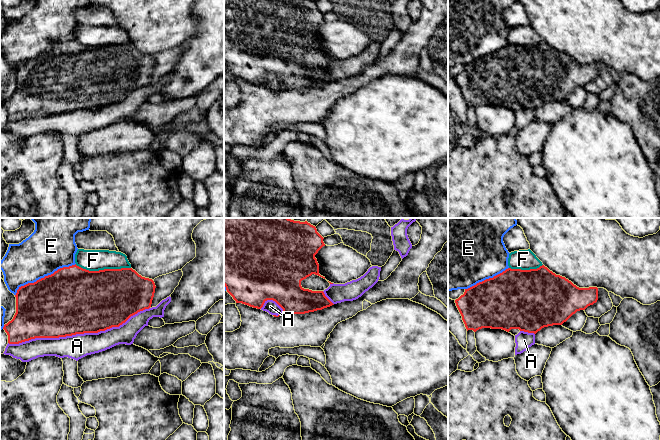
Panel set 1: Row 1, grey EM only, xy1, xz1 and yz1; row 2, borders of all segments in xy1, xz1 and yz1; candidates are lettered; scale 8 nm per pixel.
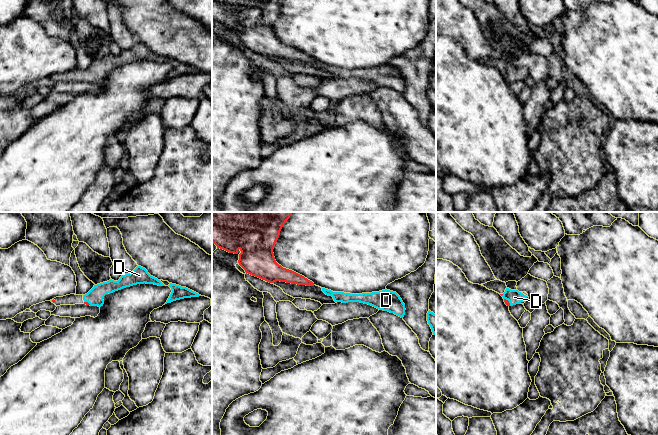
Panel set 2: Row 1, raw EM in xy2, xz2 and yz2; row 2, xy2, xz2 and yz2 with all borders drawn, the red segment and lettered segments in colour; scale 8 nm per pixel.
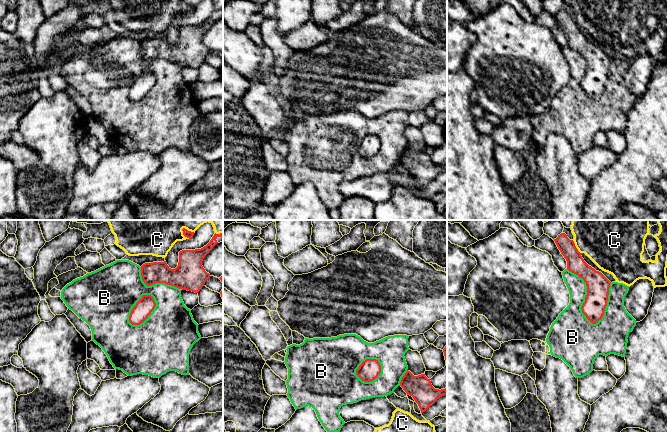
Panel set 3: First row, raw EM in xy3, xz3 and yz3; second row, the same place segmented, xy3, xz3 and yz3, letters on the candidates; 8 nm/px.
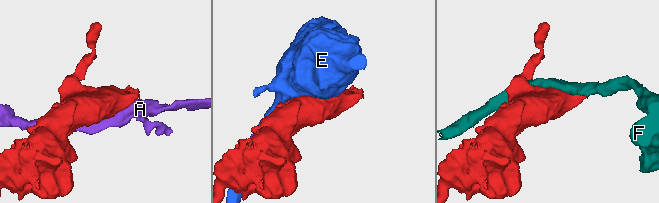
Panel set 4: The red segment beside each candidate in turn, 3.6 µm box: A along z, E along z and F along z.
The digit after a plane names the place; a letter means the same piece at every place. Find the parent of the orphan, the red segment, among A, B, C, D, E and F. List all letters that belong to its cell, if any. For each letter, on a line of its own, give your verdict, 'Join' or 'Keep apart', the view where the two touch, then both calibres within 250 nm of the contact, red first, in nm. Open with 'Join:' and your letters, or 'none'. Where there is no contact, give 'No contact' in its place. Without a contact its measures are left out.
Join: D
A: Keep apart. Touches red in xy1. Thickness 500 nm (red) against 190 nm
B: Keep apart. Touches red in yz3. Thickness 180 nm (red) against 240 nm
C: Keep apart. Touches red in yz3. Thickness 140 nm (red) against 460 nm
D: Join. Touches red in yz2. Thickness 40 nm (red) against 120 nm
E: Keep apart. Touches red in xy1. Thickness 500 nm (red) against 380 nm
F: Keep apart. Touches red in xy1. Thickness 480 nm (red) against 180 nm

